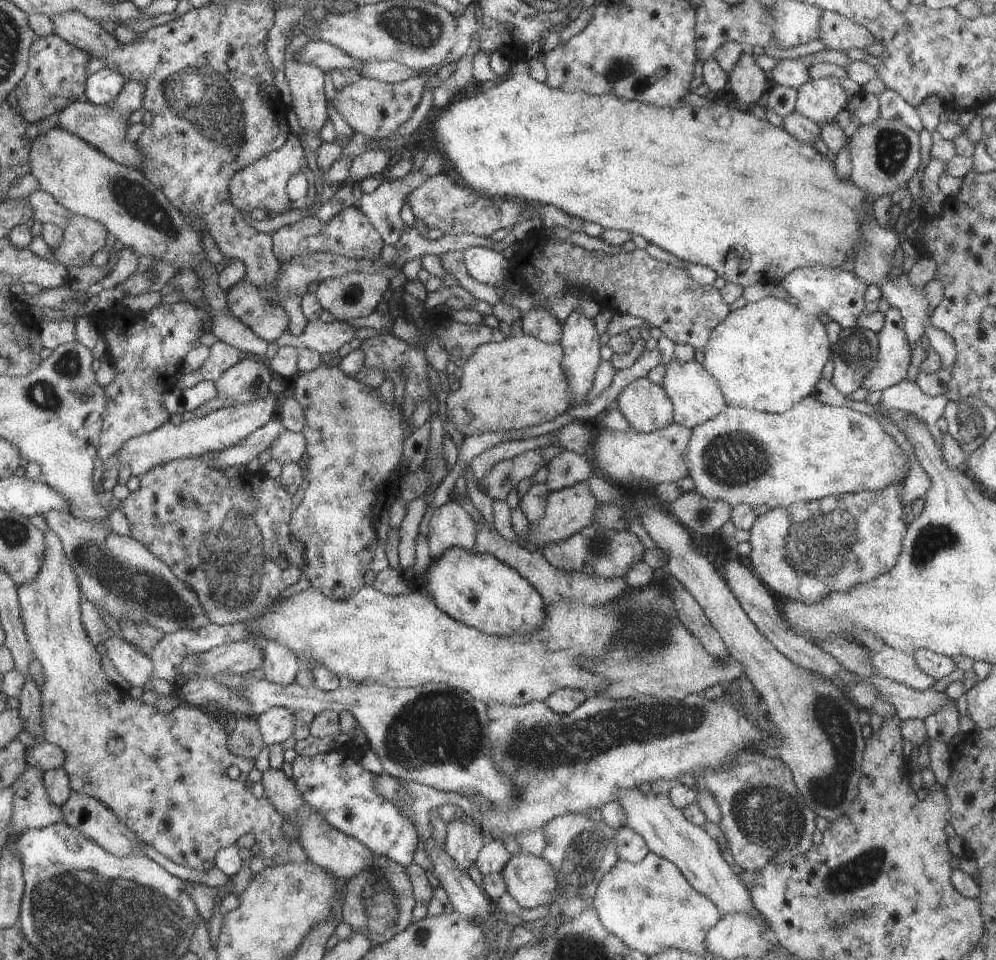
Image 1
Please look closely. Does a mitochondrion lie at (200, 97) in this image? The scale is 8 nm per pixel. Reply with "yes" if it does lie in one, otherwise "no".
yes

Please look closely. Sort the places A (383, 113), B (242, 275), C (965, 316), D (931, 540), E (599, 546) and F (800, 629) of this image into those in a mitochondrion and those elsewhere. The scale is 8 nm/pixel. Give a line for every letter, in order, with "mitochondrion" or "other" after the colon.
A: other
B: other
C: other
D: mitochondrion
E: mitochondrion
F: other

